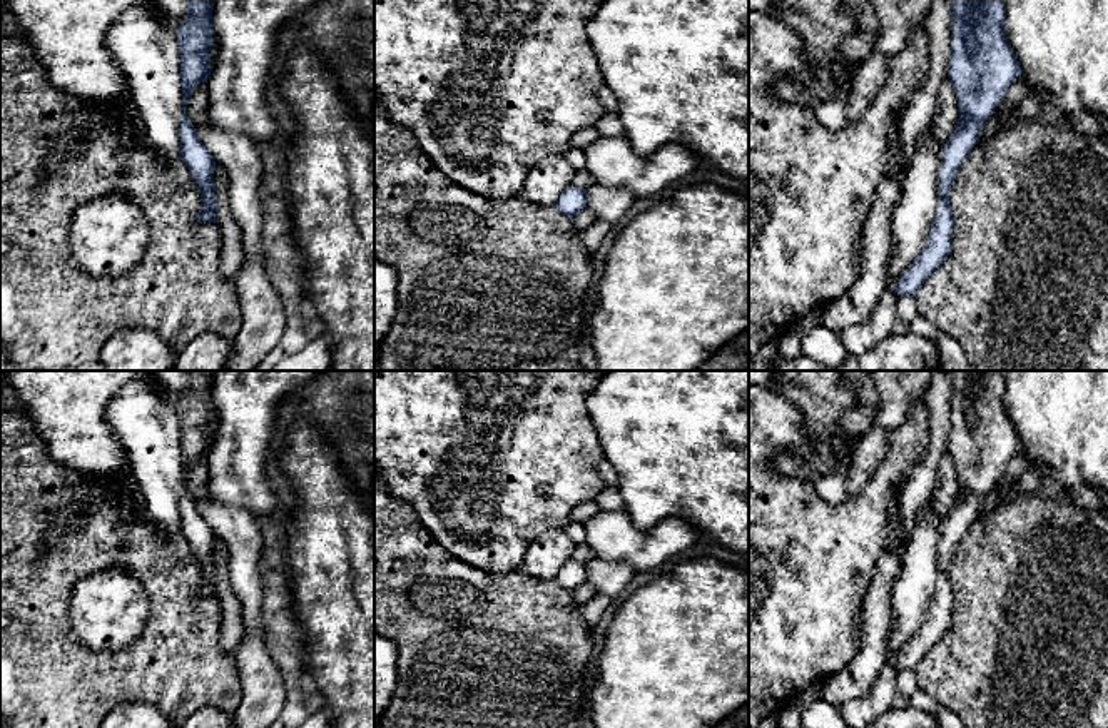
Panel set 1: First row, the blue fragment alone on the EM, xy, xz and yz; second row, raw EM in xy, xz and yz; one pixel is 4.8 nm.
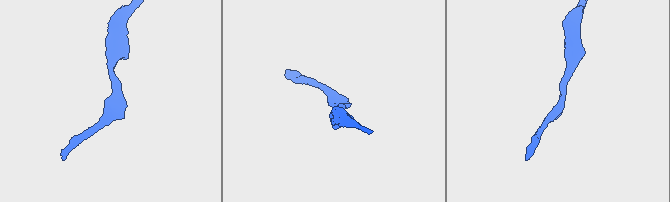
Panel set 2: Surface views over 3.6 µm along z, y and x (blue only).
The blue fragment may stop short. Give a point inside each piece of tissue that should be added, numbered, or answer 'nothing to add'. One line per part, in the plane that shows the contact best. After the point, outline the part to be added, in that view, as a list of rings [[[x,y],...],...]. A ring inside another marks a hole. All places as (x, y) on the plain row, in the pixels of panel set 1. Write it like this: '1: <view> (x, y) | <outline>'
nothing to add

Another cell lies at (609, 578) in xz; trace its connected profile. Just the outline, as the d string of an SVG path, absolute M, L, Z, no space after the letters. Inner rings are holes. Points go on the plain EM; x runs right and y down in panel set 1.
M593 558L587 563L587 581L597 594L615 598L635 576L635 569L625 563Z

